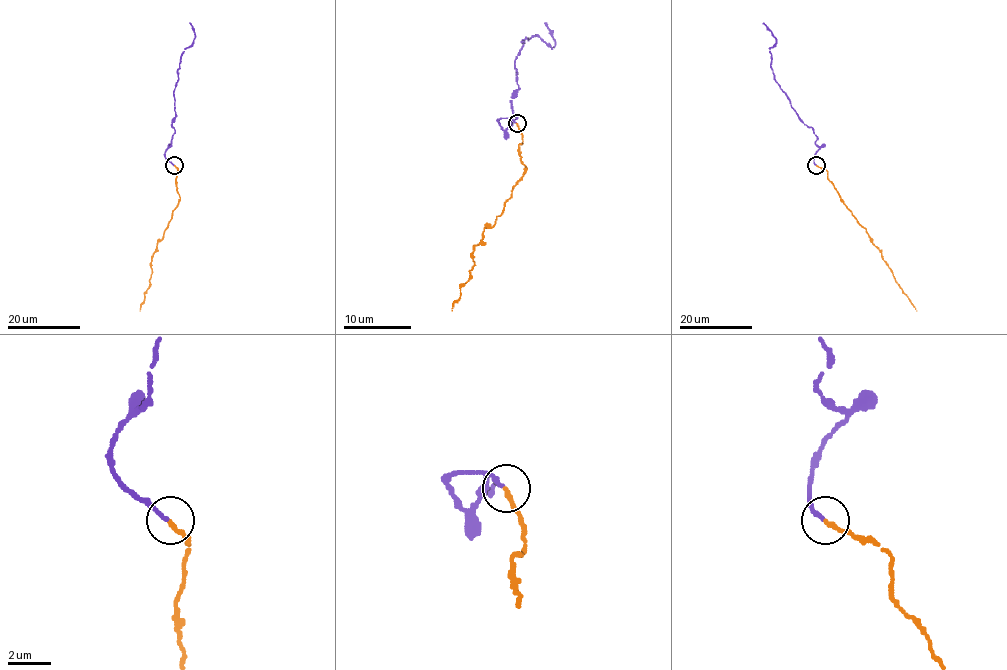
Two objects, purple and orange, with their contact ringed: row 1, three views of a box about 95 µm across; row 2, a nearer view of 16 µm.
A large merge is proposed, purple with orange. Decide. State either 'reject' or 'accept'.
accept

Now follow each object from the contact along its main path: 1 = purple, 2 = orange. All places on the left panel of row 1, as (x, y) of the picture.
1: (174, 165), (165, 153), (175, 132), (173, 91), (180, 56), (194, 38), (194, 28), (189, 23)
2: (175, 165), (180, 200), (153, 254), (149, 286), (140, 311)

